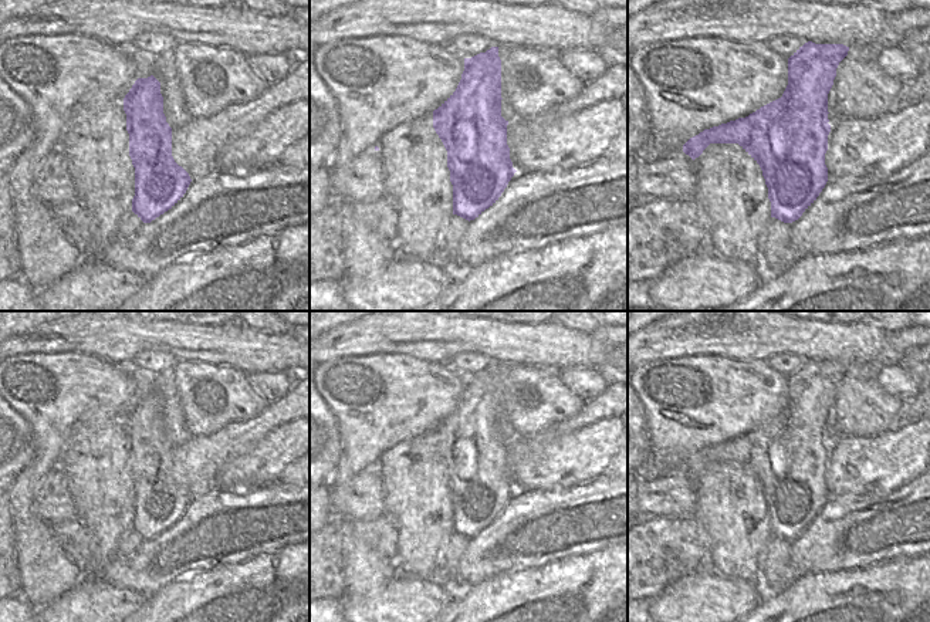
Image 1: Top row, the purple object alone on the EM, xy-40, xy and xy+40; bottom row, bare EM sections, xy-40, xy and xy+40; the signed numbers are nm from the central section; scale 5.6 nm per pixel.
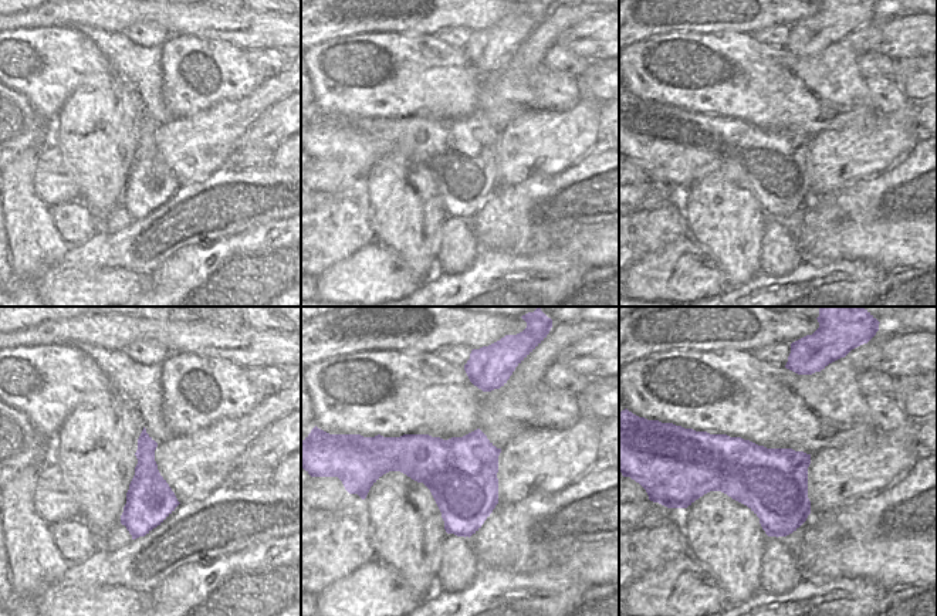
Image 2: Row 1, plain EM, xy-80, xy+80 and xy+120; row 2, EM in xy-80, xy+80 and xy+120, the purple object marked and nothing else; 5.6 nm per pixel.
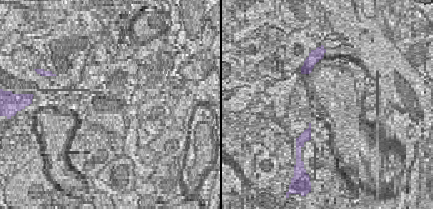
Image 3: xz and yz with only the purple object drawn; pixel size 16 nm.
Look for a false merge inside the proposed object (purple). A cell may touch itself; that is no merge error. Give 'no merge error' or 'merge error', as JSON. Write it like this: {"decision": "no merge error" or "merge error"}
{"decision": "no merge error"}

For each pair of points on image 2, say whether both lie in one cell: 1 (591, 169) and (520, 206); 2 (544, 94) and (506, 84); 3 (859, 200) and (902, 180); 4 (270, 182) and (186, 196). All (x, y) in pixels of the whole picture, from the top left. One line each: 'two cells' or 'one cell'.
1: one cell
2: two cells
3: one cell
4: one cell

